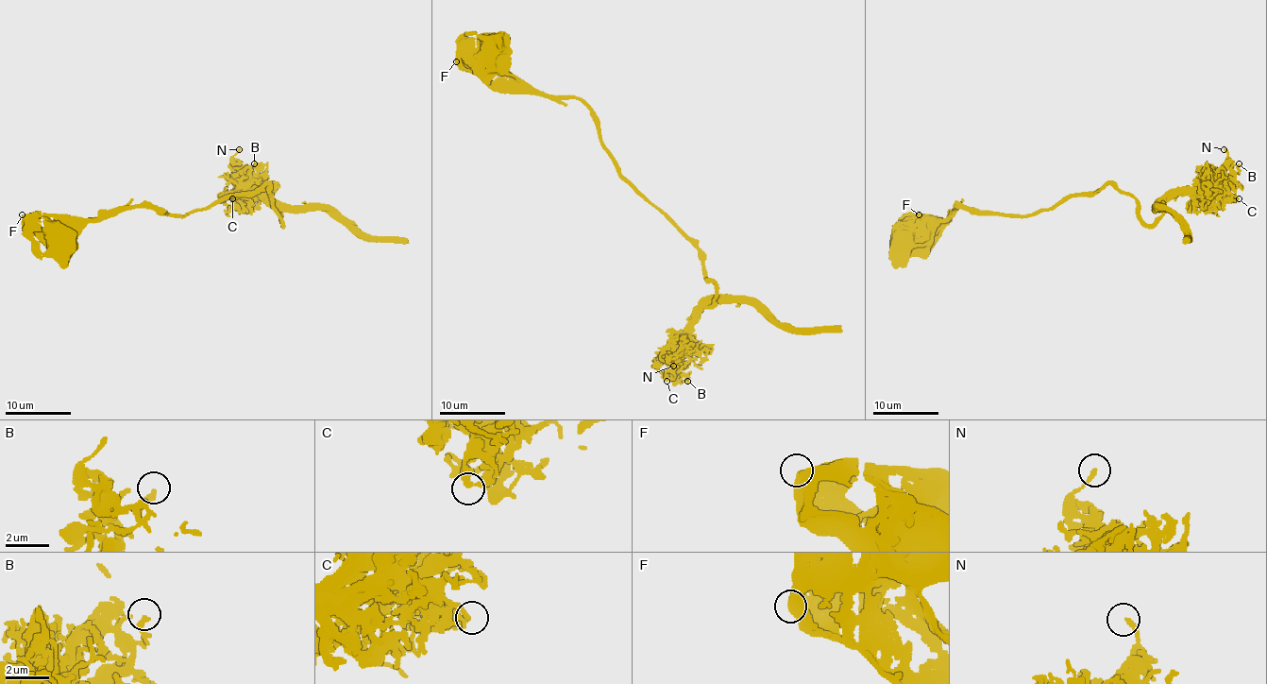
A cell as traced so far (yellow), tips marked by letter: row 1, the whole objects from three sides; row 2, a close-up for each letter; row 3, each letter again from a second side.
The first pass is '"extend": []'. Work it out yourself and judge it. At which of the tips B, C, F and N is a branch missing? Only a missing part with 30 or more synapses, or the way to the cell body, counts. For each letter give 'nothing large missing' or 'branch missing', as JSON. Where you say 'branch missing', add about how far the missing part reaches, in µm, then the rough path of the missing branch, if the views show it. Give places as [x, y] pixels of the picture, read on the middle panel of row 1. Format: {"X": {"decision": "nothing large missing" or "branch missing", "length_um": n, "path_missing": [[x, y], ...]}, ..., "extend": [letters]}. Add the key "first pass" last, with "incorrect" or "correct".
{"B": {"decision": "nothing large missing"}, "C": {"decision": "nothing large missing"}, "F": {"decision": "nothing large missing"}, "N": {"decision": "nothing large missing"}, "extend": [], "first pass": "correct"}

